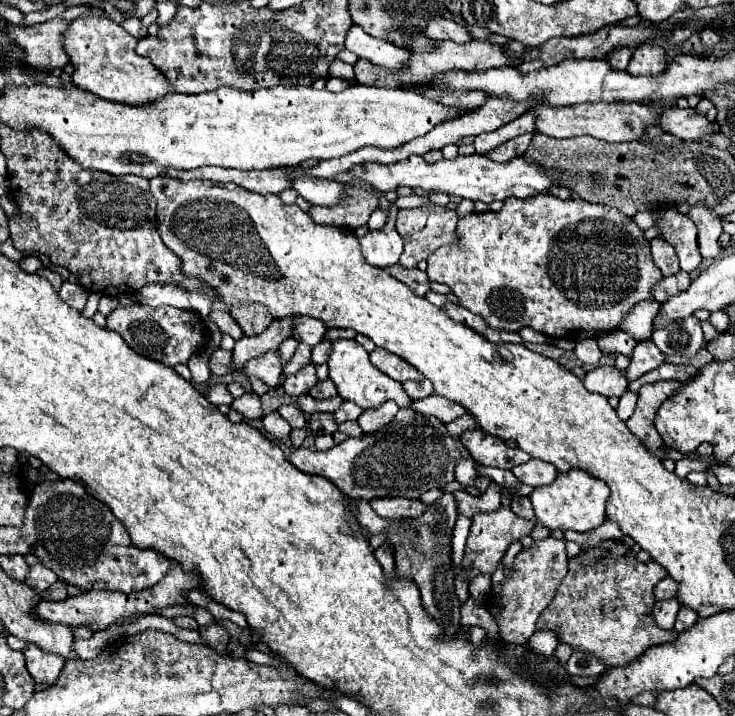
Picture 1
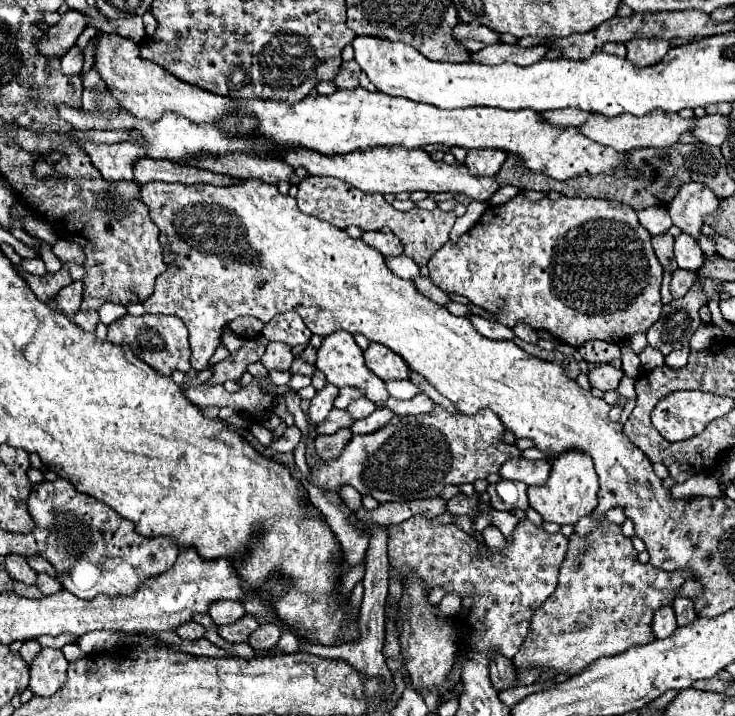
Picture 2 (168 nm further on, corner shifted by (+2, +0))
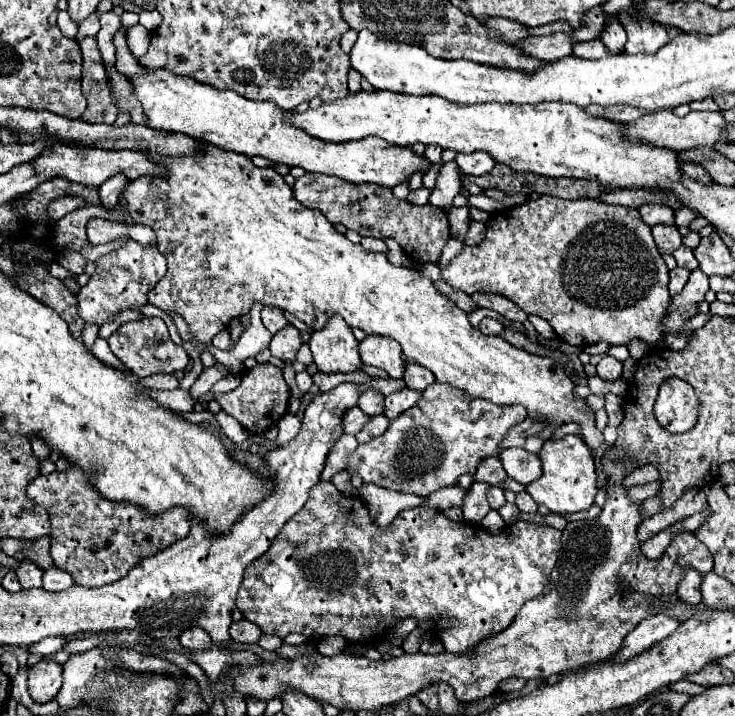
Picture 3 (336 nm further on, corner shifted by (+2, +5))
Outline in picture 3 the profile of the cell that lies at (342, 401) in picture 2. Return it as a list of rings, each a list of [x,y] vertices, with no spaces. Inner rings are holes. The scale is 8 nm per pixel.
[[[374,377],[370,383],[360,385],[360,391],[376,389],[376,391],[380,391],[380,393],[384,393],[384,395],[390,395],[390,393],[400,391],[400,389],[404,389],[404,387],[406,387],[404,379],[378,379],[378,377]]]

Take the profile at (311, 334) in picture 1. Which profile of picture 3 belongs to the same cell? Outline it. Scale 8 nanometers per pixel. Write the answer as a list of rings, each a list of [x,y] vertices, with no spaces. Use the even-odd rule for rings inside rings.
[[[264,307],[264,309],[262,309],[262,323],[264,323],[264,327],[266,327],[270,333],[276,333],[276,331],[280,331],[282,327],[288,325],[284,313],[282,313],[278,307]]]

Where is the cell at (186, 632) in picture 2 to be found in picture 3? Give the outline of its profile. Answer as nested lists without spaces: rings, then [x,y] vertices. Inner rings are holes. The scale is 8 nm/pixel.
[[[200,627],[186,629],[186,631],[180,635],[180,643],[182,643],[182,647],[188,649],[188,651],[208,649],[208,645],[212,645],[208,633],[204,633],[204,629],[200,629]]]

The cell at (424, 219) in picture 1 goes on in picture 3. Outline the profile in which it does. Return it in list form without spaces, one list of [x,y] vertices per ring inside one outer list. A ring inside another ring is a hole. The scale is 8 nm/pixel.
[[[304,173],[300,179],[296,179],[292,191],[296,201],[300,201],[306,207],[322,211],[322,215],[332,225],[342,223],[346,225],[346,229],[356,231],[362,237],[376,237],[376,239],[392,237],[418,265],[436,263],[442,255],[446,241],[450,239],[450,227],[444,209],[438,209],[430,203],[412,205],[408,201],[396,199],[392,195],[392,189],[384,185],[368,185],[368,183],[354,185],[330,175]]]

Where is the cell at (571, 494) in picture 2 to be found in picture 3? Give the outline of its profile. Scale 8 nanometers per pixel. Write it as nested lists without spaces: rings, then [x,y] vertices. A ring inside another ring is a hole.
[[[566,435],[562,439],[544,441],[540,453],[542,461],[542,477],[526,487],[526,491],[534,497],[536,503],[546,505],[552,513],[574,513],[592,507],[596,489],[596,473],[594,473],[594,457],[588,445],[578,435]]]

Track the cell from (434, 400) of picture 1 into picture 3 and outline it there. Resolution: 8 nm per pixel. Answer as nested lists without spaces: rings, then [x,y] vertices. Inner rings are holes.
[[[402,389],[402,391],[390,393],[390,395],[386,395],[384,415],[388,419],[396,419],[400,413],[408,411],[410,407],[414,407],[420,397],[422,397],[422,393],[420,391],[414,391],[414,389]]]

